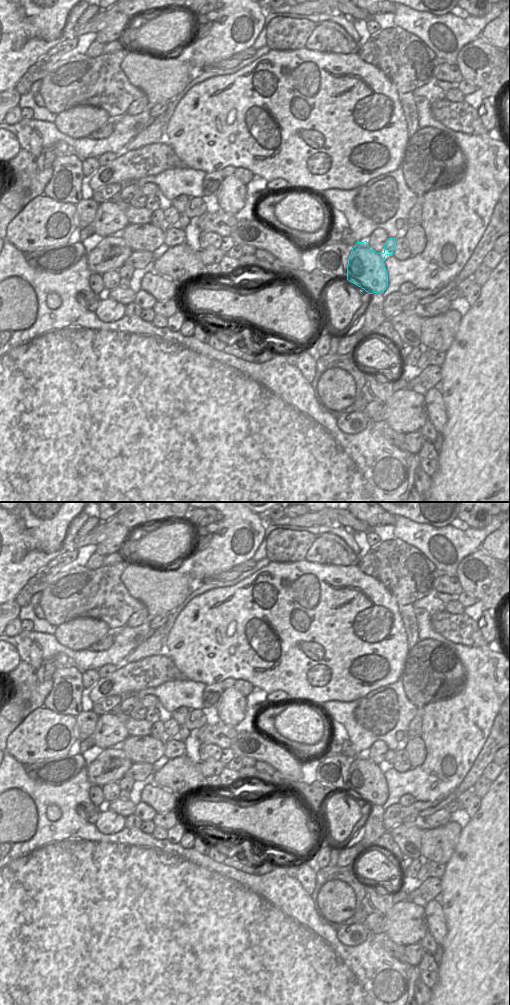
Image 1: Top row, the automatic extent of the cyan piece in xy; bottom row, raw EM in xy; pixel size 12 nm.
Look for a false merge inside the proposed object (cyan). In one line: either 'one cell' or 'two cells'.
two cells

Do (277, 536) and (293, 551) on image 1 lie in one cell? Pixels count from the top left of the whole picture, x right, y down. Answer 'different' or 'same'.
same

